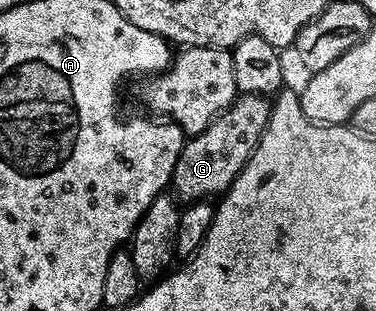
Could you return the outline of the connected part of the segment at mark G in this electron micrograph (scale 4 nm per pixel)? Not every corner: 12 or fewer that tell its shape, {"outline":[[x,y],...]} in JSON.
{"outline":[[239,93],[187,137],[172,190],[225,194],[264,132],[271,103]]}

